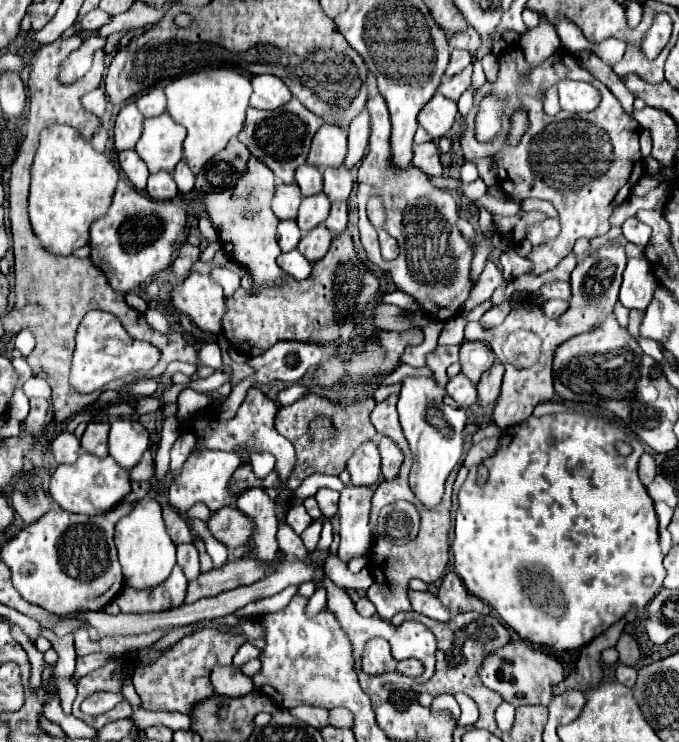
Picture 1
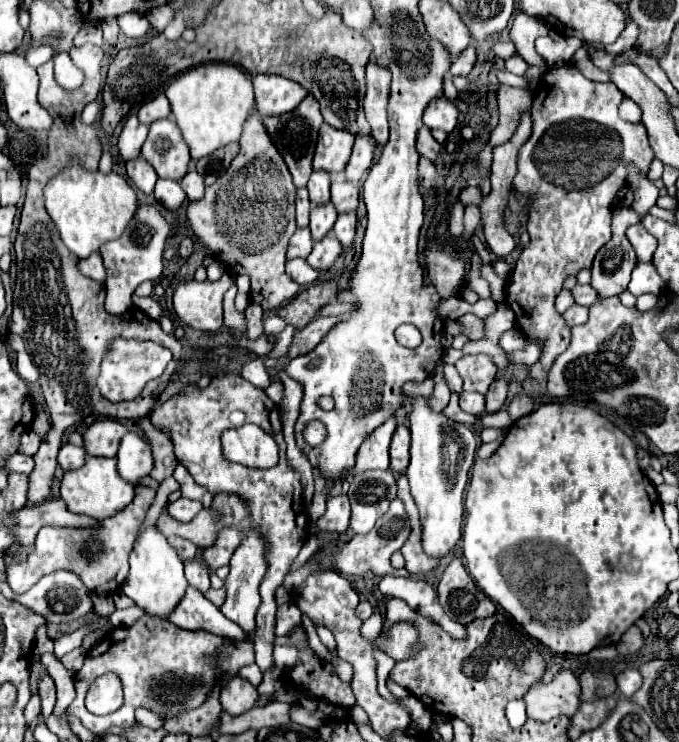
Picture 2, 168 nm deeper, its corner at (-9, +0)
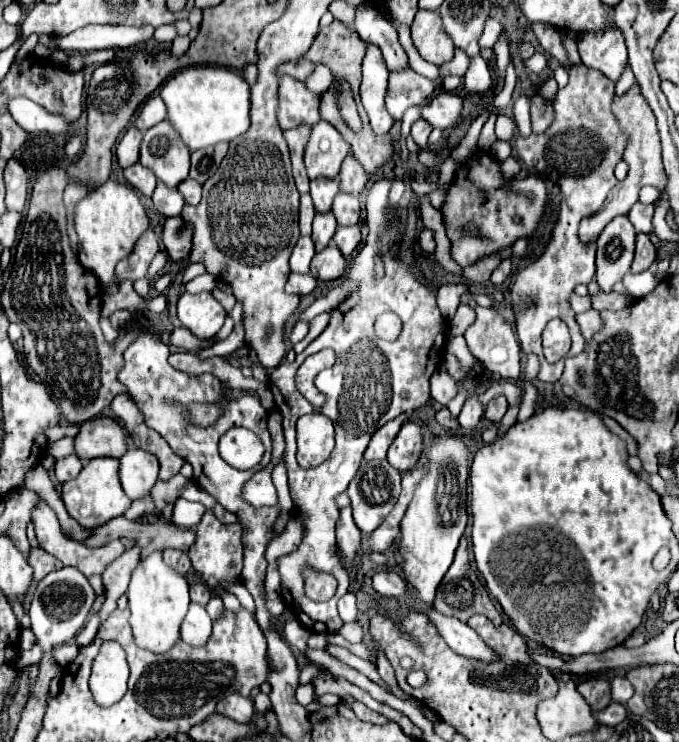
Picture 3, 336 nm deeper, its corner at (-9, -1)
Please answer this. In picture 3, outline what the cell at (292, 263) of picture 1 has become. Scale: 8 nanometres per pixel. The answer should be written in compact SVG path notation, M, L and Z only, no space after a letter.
M291 273L289 281L285 285L285 291L289 295L301 295L303 297L303 295L309 295L315 289L315 285L317 285L317 279L311 273L305 273L305 275Z

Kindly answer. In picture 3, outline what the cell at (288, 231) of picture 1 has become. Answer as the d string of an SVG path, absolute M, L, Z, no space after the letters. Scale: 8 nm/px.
M299 237L293 253L291 253L291 271L295 273L309 273L309 263L315 255L315 249L313 249L313 241L311 237Z

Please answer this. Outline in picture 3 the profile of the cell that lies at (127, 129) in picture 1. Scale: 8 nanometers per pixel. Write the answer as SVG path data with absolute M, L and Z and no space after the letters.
M131 125L125 131L123 139L117 145L117 161L119 161L119 165L123 169L139 161L139 145L141 145L141 139L143 139L143 133L137 127Z

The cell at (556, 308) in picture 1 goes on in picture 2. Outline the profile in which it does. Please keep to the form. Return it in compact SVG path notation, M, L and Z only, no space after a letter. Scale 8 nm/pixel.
M573 304L569 310L563 312L563 318L565 318L569 328L587 322L587 316L589 316L589 308L587 306L579 306L579 304Z

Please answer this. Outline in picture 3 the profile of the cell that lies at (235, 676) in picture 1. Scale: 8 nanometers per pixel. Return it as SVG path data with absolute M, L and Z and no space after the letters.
M233 693L233 695L229 695L217 703L217 713L225 715L237 723L251 723L251 717L255 715L253 699L243 697L239 693Z

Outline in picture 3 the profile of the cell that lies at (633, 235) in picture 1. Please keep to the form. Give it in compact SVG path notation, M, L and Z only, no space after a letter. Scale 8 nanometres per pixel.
M639 233L637 235L637 249L635 249L635 259L631 263L633 273L643 273L645 269L651 267L651 263L657 259L657 249L653 249L653 243L649 241L649 235Z

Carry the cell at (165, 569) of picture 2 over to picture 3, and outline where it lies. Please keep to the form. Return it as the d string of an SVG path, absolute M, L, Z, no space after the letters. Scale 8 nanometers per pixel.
M151 553L147 559L139 561L139 565L133 569L131 583L127 589L129 597L129 623L133 629L135 645L141 649L149 649L151 653L167 653L179 635L181 621L185 619L185 613L189 609L189 583L185 577L177 575L175 569L163 563L161 553Z

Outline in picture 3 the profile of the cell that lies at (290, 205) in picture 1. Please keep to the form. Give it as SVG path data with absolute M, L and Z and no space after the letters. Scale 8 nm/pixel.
M301 197L301 209L299 209L299 229L301 235L311 235L311 221L315 217L315 207L311 203L311 197Z

